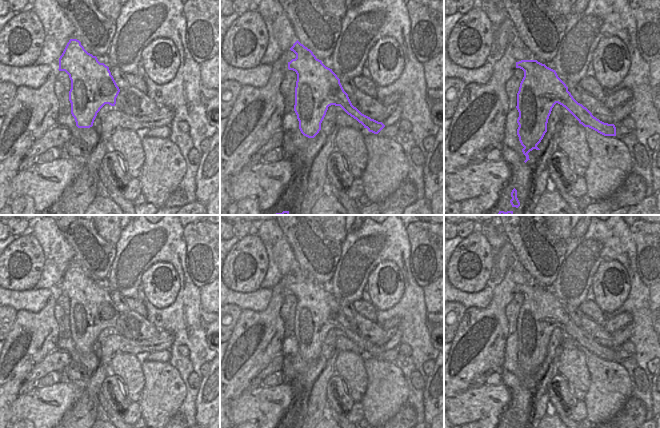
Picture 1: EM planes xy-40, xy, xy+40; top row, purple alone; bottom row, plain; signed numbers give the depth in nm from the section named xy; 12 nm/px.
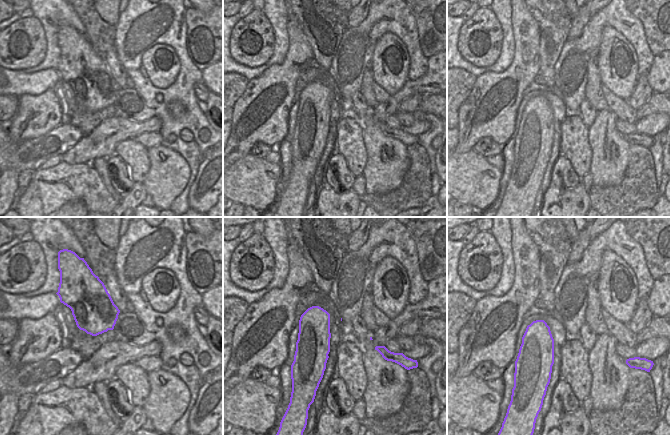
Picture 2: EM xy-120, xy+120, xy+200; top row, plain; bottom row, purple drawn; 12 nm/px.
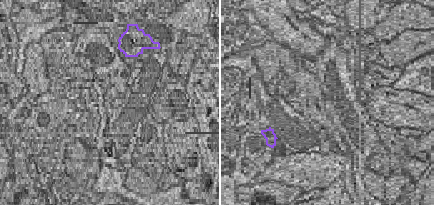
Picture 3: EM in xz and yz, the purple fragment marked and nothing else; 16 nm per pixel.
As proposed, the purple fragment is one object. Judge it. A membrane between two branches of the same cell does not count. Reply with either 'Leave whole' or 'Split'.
Leave whole

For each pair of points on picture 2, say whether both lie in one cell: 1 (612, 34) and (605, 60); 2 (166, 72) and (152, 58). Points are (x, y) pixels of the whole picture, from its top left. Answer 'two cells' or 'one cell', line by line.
1: one cell
2: one cell

